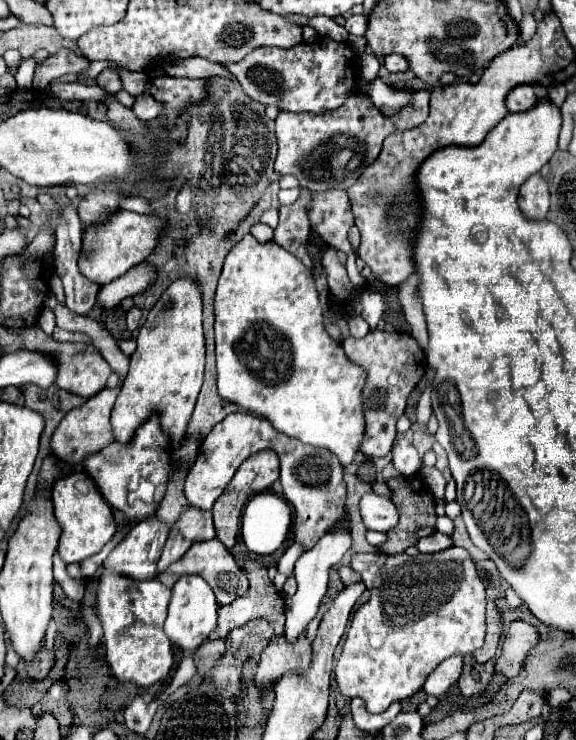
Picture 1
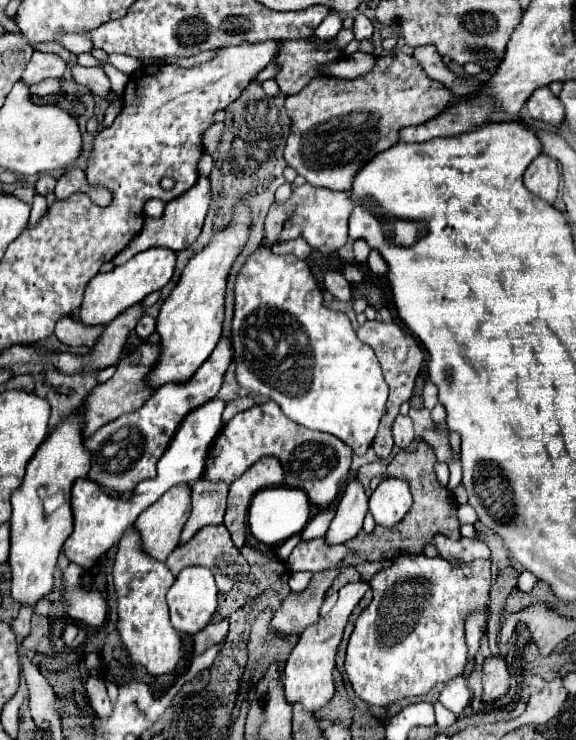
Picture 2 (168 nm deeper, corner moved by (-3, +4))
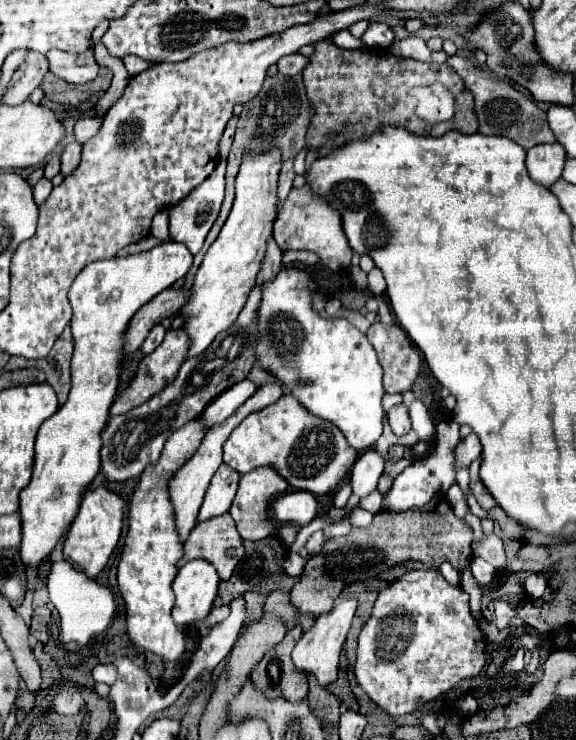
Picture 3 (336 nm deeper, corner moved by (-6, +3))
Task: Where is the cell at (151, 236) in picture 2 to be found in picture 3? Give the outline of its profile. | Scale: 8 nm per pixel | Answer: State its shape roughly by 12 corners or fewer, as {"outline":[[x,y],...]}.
{"outline":[[226,160],[170,208],[170,236],[192,254],[224,200]]}

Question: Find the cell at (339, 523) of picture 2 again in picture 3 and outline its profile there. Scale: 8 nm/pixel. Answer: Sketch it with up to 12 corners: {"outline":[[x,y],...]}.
{"outline":[[374,448],[358,456],[350,482],[354,496],[376,490],[386,458]]}

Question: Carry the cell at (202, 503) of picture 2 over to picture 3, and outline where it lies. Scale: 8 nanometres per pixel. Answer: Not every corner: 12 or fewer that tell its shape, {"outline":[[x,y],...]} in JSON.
{"outline":[[222,464],[206,490],[198,520],[228,512],[240,474]]}

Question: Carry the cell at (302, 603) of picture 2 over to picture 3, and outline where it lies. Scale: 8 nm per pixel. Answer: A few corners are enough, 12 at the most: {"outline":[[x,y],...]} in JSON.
{"outline":[[442,496],[328,540],[290,592],[320,616],[408,560],[462,570],[472,528]]}

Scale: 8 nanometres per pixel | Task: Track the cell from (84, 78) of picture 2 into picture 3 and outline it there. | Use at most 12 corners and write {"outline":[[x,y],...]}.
{"outline":[[48,50],[50,72],[72,84],[92,82],[100,70],[86,54]]}

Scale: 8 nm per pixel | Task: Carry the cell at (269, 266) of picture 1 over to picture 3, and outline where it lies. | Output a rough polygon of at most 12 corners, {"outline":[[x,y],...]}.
{"outline":[[282,268],[258,362],[358,452],[382,434],[382,368],[348,320]]}

